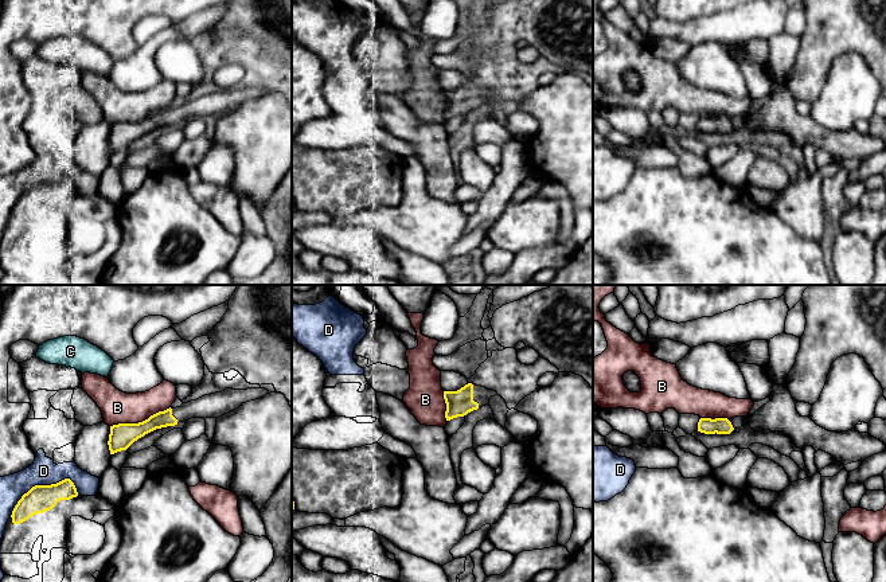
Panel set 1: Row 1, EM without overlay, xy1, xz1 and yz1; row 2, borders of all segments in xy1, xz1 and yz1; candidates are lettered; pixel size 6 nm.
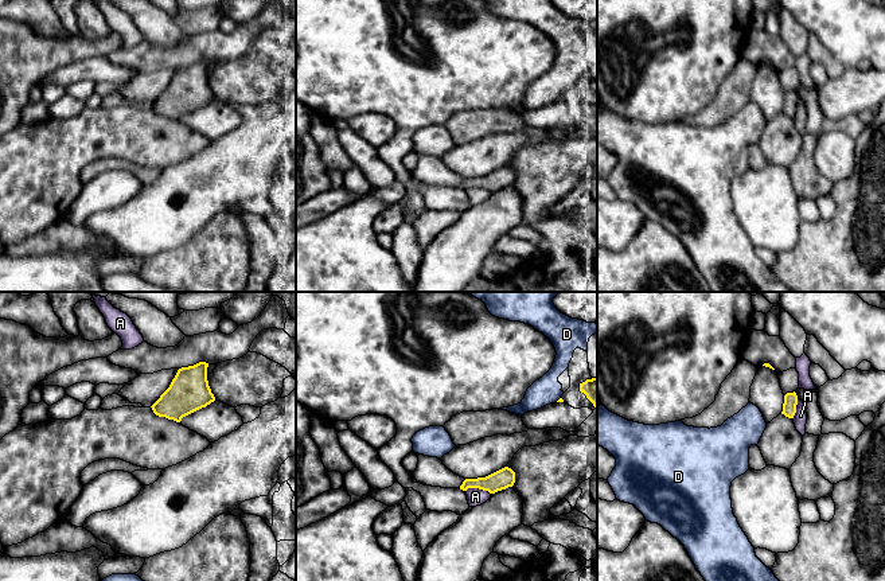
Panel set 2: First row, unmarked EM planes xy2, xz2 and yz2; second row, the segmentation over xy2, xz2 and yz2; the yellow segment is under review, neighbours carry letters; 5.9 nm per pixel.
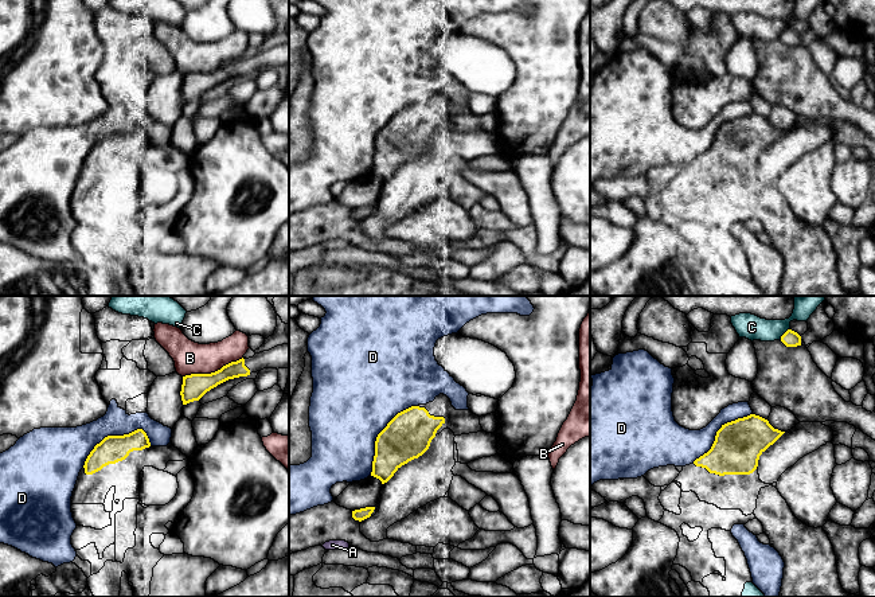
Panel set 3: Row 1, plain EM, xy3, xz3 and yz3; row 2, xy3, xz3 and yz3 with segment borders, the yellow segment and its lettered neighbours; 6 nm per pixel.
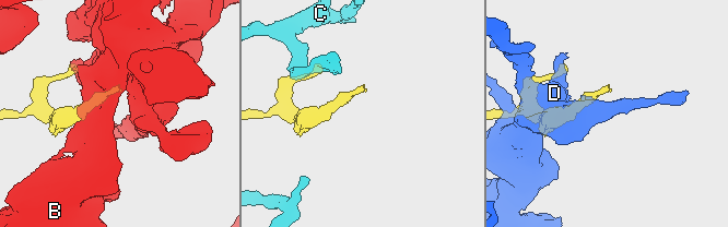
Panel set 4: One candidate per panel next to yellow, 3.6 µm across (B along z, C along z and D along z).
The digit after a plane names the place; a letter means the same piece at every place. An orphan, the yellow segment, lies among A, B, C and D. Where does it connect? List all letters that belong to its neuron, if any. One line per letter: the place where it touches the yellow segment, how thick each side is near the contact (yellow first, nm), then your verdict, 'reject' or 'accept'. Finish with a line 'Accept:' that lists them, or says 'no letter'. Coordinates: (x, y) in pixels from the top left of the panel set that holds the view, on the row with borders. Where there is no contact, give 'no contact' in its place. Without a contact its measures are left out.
A: contact xz2 (478, 487); calibres 120 and 110 nm; reject
B: contact xy1 (140, 422); calibres 150 and 190 nm; reject
C: contact yz3 (784, 334); calibres 100 and 150 nm; reject
D: contact xy1 (39, 485); calibres 160 and 160 nm; reject
Accept: no letter

